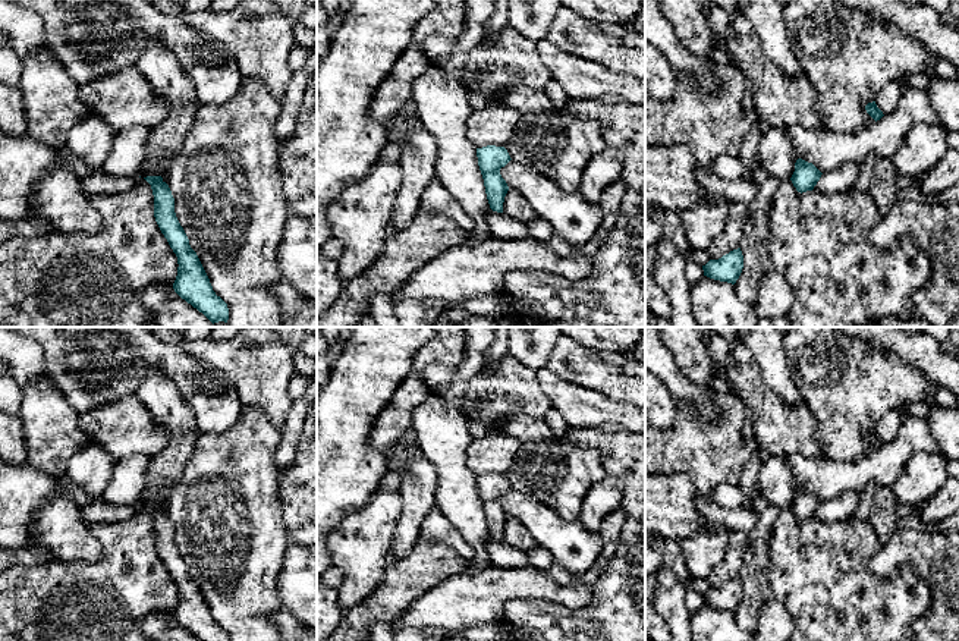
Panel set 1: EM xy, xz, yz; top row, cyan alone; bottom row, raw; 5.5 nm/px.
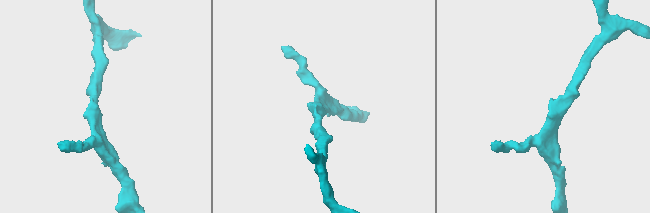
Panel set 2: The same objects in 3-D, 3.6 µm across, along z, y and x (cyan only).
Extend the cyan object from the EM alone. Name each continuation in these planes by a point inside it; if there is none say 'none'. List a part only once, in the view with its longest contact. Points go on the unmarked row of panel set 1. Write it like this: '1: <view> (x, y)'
none

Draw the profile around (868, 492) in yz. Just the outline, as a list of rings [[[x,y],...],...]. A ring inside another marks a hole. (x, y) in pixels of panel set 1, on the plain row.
[[[870,483],[859,493],[859,505],[856,506],[853,516],[862,521],[868,521],[872,499],[875,496],[877,486]]]

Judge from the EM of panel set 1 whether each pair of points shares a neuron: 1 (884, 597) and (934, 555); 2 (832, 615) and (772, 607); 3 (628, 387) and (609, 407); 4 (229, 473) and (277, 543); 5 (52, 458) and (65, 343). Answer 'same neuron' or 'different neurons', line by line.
1: different neurons
2: different neurons
3: different neurons
4: same neuron
5: different neurons

